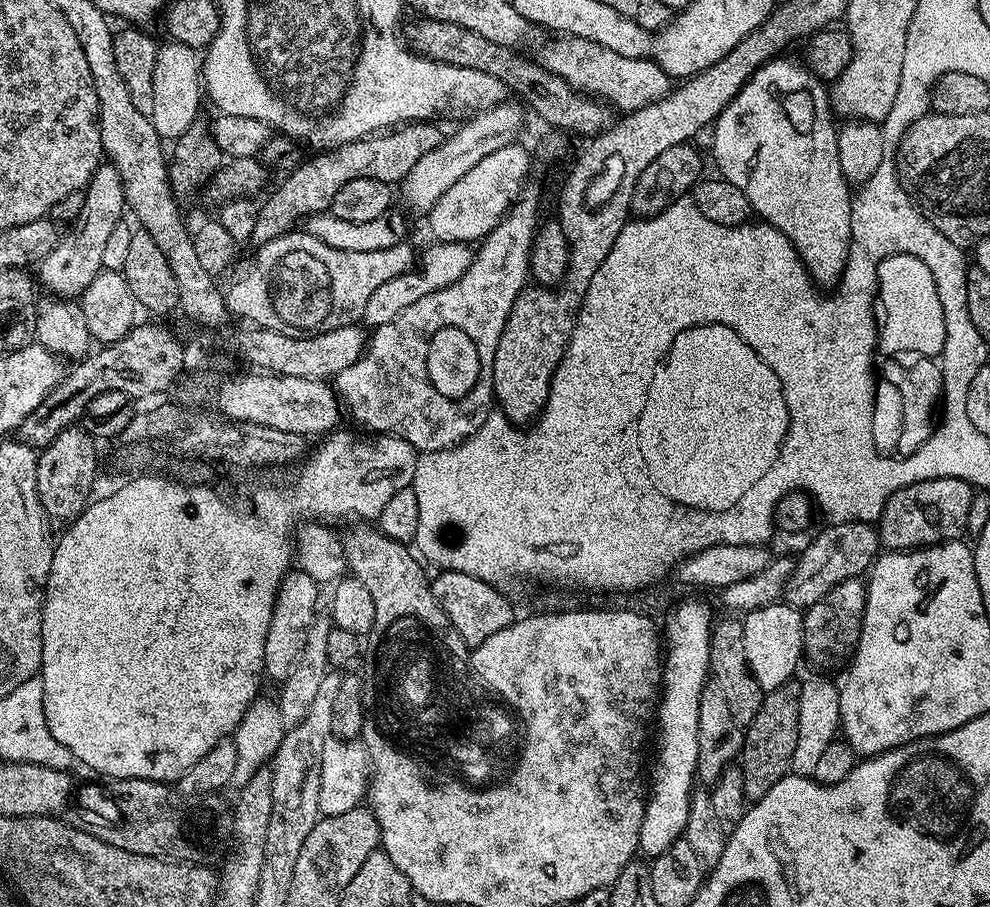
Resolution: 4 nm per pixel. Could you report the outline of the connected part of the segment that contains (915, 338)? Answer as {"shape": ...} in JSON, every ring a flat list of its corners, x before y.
{"shape":[[913,257,888,260,881,269,881,283,884,285,887,318,893,329,896,329,894,346,910,347,913,351,927,352,927,354,935,353,944,339,944,319,937,291,932,279,929,279,925,265]]}

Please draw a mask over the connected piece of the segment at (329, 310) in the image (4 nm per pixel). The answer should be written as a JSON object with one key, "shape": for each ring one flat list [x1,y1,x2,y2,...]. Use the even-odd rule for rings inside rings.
{"shape":[[306,230,290,231,259,245,255,251,256,257,249,262,248,268,242,269,226,288,228,311,233,317,245,316,255,327,269,328,287,336,317,336,342,326,359,325,364,318,366,298,370,298,382,282,390,282,390,278,398,278,398,274,406,274,414,268,414,252,412,256,412,248,407,242,386,250,347,252,326,246,326,242,314,238]]}

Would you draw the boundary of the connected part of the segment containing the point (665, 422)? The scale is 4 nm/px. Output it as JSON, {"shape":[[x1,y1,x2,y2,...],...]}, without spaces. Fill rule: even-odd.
{"shape":[[718,322,714,328,686,330,676,340,674,352,664,350,660,370,654,370,646,386,650,400,644,406,646,412,640,424,640,446,654,486,678,508,680,502,694,508,736,508,765,473,772,471,772,456,780,452,787,413,780,412,780,404,784,404,780,392,764,388,776,378,768,376,768,368,756,364,756,356,736,340,736,332,740,328,726,322],[744,380,748,384,756,380,760,388,744,388]]}

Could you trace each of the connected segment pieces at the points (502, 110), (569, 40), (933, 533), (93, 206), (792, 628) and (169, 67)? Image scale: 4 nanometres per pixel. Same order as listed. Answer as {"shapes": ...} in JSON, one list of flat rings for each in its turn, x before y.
{"shapes":[[[505,102,475,113,467,122,461,123,464,125,453,136,449,135,437,148,430,150,430,154,426,154,398,185,398,192,404,195,405,202,414,211,427,214,434,202,438,202,438,198,442,198,442,194,446,194,446,190,450,190,450,186,462,178,462,174,478,166,478,162,494,154,494,150,502,150,502,146,513,143,524,128,525,109,516,104]],[[560,34,552,39,556,40,545,39,539,45,538,63,550,74,562,78,571,88,605,101,613,109,621,108,621,113,627,114,650,106,654,101,667,96,670,91,670,77,652,60,624,58,613,50,582,37]],[[930,478,898,490,886,502,878,519,880,543,889,552,911,552,945,540,959,540,968,532,972,485,962,478]],[[110,162,101,163,92,175,92,181,88,183,84,192,84,205,82,206,82,214,80,219,75,221,73,232,65,231,60,237,58,246,54,246,54,250,50,250,50,254,38,265,40,272,40,280,49,288,51,295,56,298,76,298,80,293,84,292,90,282,94,282,96,275,104,268,102,262,102,254,106,247,106,241,110,238,110,233,114,231,114,226,118,226,120,220,126,216,126,201,124,199,124,187,120,181,120,175,115,166]],[[777,602,767,604,743,617,746,634,746,658,758,686,763,692,772,692,797,675,796,667,806,652,804,617,801,609]],[[175,42,165,45,160,48,158,58,154,62,154,110,151,117,154,130,158,130,160,137,165,141,174,142,191,124,196,123,201,115,202,60,197,49,190,46]]]}

